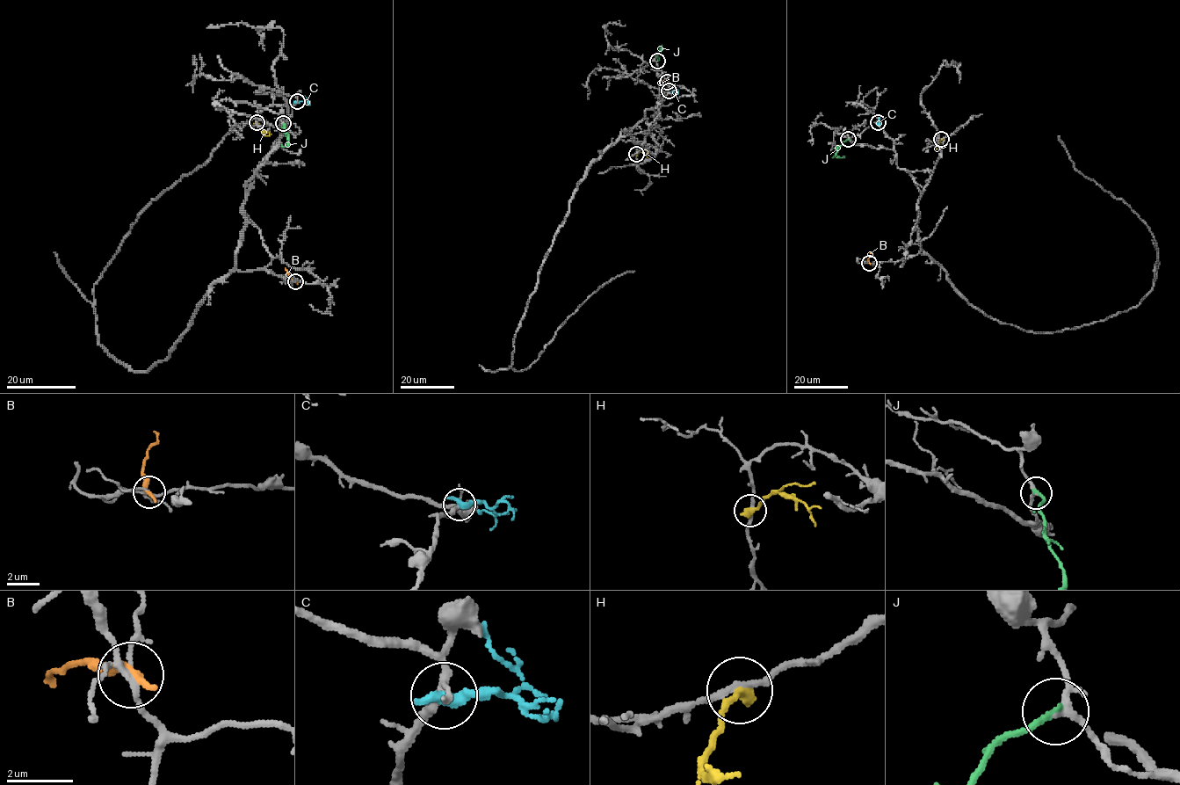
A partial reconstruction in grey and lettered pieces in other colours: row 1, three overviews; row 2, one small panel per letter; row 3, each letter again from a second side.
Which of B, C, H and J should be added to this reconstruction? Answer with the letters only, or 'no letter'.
J

